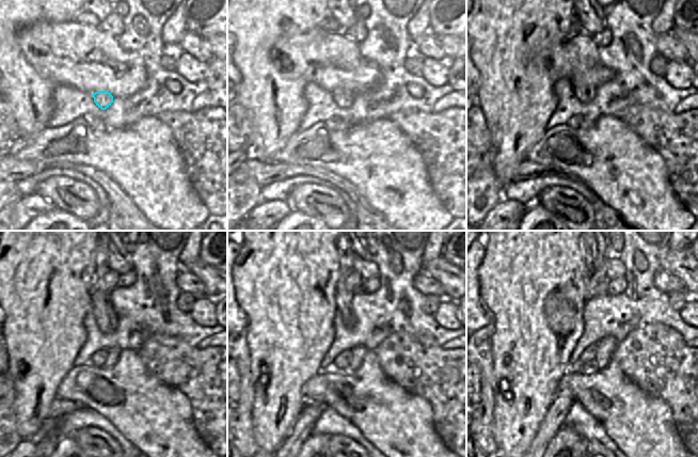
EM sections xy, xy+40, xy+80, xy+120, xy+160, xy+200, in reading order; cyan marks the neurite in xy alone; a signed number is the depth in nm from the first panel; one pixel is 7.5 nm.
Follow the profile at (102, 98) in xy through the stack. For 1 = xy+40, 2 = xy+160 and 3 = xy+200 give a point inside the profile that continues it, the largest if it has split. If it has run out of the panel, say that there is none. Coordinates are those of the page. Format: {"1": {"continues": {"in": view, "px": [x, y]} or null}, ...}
{"1": {"continues": {"in": "xy+40", "px": [344, 98]}}, "2": {"continues": {"in": "xy+160", "px": [349, 280]}}, "3": {"continues": {"in": "xy+200", "px": [589, 252]}}}

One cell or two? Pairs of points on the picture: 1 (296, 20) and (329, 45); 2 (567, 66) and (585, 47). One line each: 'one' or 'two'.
1: two
2: one

